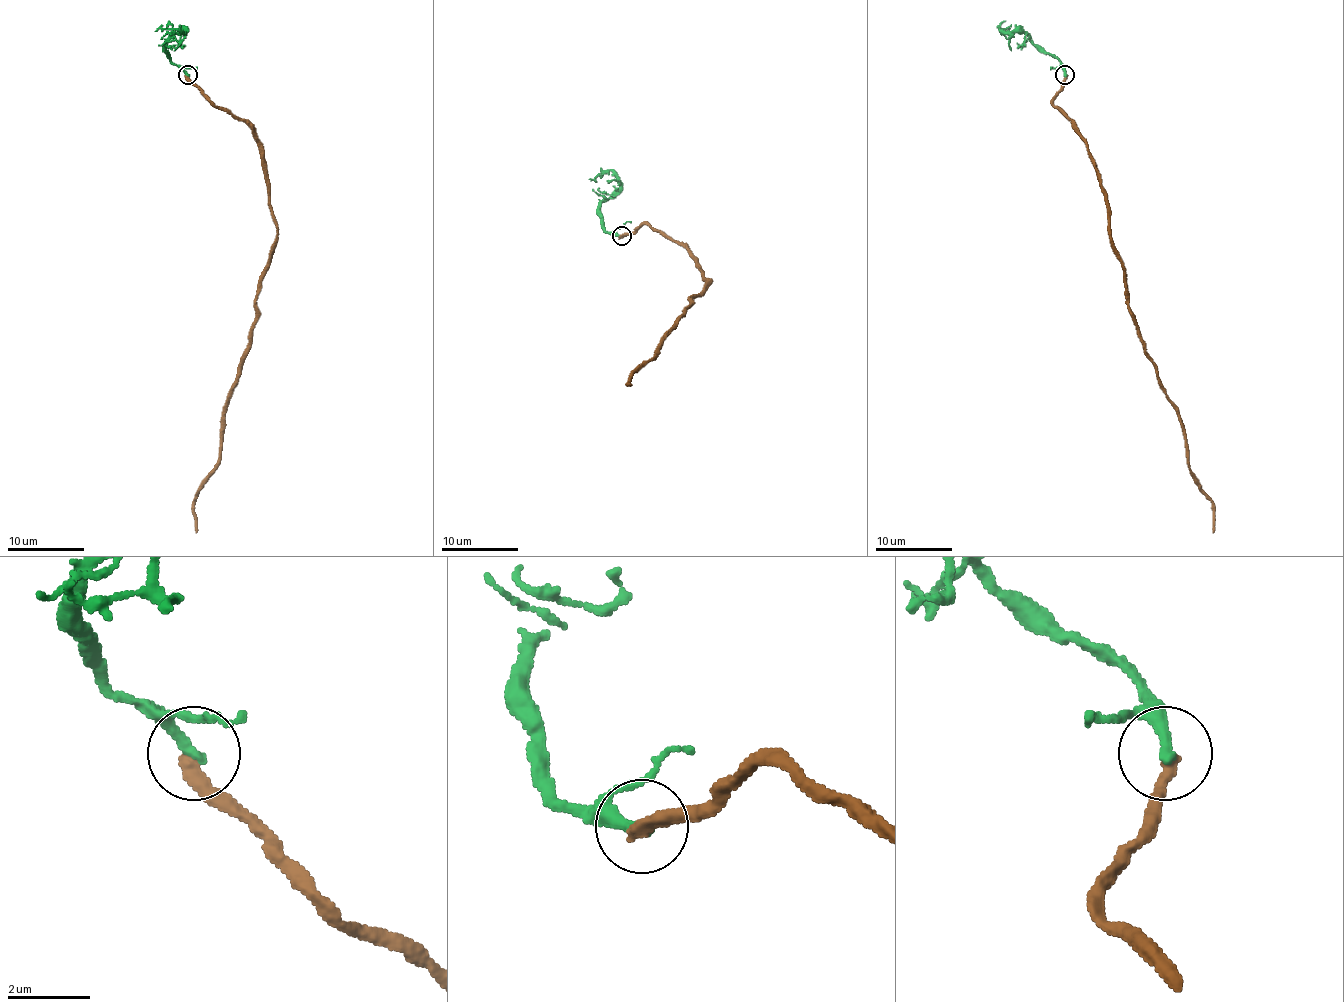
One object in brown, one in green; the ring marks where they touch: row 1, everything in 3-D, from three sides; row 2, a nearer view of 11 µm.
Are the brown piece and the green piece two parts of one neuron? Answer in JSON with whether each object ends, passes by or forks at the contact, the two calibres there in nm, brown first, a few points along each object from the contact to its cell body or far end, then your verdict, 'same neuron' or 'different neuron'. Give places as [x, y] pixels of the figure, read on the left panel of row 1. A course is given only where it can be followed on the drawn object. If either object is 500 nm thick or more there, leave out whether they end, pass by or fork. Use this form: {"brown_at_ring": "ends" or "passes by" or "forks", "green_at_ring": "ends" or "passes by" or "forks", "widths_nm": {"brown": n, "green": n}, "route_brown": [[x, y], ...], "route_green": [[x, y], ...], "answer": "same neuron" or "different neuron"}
{"brown_at_ring": "ends", "green_at_ring": "ends", "widths_nm": {"brown": 340, "green": 280}, "route_brown": [[186, 74], [251, 130], [276, 241], [247, 354], [228, 395], [218, 464], [193, 502], [195, 533]], "route_green": [[188, 74], [176, 66], [167, 53], [167, 43], [176, 33], [186, 32], [159, 28], [155, 32]], "answer": "different neuron"}

